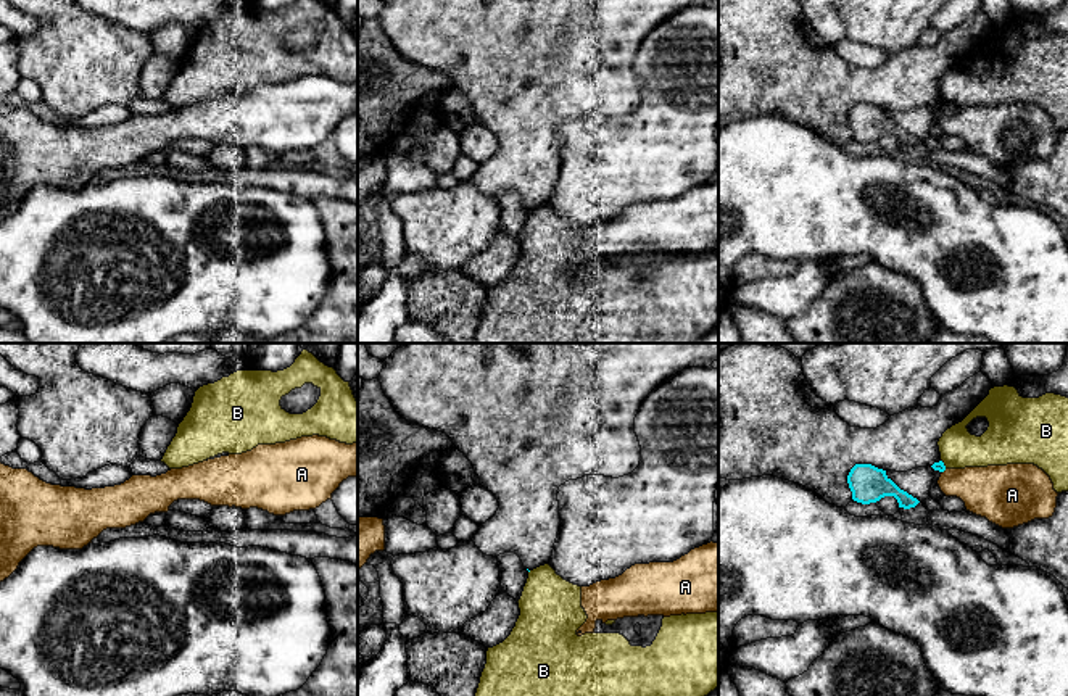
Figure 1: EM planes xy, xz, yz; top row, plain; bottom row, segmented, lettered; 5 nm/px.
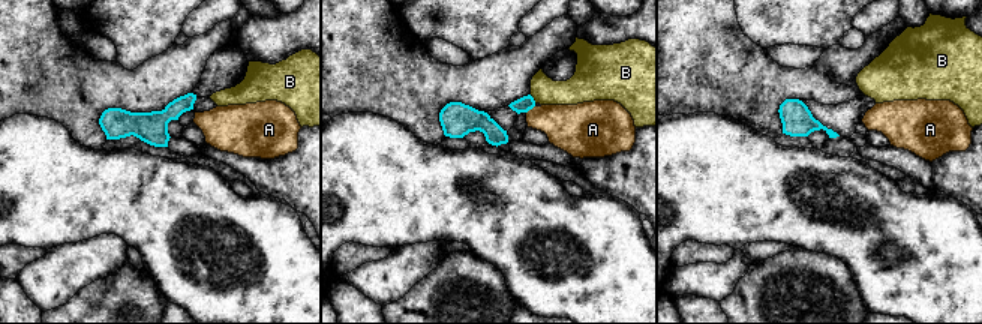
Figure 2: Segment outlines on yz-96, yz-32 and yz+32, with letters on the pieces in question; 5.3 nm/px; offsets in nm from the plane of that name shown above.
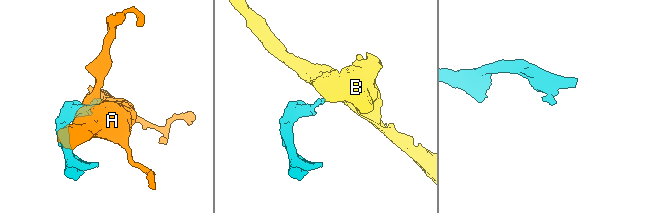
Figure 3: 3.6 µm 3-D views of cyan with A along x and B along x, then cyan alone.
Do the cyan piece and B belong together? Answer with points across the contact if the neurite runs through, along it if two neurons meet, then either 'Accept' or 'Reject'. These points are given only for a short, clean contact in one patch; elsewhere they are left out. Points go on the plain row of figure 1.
Boundary: yz (941, 99), (946, 107). Reject

